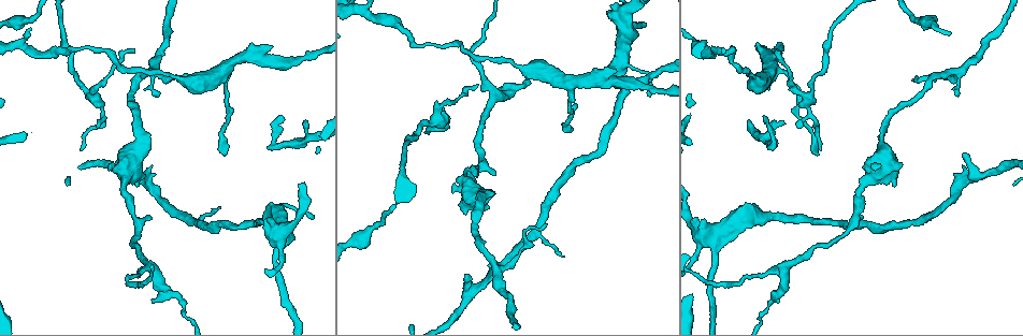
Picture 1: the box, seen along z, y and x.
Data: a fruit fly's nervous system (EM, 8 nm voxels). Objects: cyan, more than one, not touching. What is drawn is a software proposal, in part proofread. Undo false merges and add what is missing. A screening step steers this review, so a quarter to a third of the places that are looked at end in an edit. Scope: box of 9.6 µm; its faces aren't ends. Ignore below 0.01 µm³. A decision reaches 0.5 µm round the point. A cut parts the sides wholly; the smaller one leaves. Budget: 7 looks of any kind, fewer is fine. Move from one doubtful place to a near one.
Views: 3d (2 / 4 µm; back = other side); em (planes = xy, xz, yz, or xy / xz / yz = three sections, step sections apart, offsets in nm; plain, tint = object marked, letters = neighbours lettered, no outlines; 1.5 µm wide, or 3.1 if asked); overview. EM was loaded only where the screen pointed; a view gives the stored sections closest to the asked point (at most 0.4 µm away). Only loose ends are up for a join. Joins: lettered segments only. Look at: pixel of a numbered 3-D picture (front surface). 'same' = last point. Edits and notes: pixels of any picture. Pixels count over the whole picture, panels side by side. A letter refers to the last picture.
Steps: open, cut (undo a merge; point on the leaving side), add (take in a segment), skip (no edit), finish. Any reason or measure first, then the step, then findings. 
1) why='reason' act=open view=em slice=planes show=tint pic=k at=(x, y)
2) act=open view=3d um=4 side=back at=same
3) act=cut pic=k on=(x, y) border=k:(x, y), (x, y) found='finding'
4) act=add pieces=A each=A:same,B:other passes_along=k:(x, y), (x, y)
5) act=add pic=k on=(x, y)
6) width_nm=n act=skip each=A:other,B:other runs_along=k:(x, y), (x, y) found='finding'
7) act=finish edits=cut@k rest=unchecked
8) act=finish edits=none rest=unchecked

why='an open end' act=open view=em slice=planes show=letters pic=1 at=(82, 148)

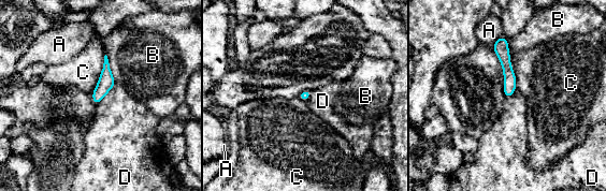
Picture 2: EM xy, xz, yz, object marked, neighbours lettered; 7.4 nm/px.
act=skip each=A:other,B:other,C:other,D:other border=2:(115, 83), (97, 105) found='none of them fits'

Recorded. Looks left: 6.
why='thick turns thin' act=open view=3d um=2 side=back pic=1 at=(57, 53)

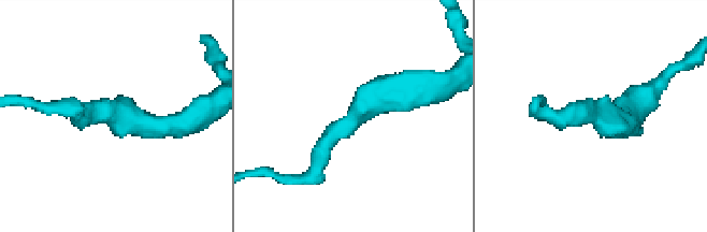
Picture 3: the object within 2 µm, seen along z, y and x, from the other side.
why='now the EM' act=open view=em slice=planes show=tint pic=3 at=(348, 124)

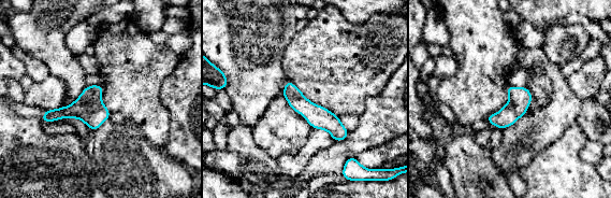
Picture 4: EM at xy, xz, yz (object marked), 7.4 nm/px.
act=open view=em slice=planes show=letters at=same

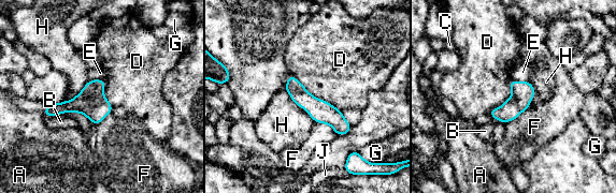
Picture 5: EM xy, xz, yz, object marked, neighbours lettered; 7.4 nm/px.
act=skip each=A:other,B:other,C:other,D:other,E:other,F:other,G:other,H:other,J:other border=5:(291, 74), (313, 95), (341, 112) found='continuous, no second cell'

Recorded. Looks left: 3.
why='abrupt turn' act=open view=3d um=4 pic=1 at=(743, 281)

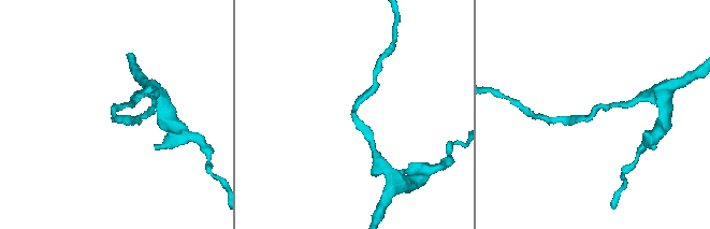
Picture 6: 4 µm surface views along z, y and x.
why='shape alone is not enough' act=open view=em slice=planes show=letters pic=6 at=(593, 116)

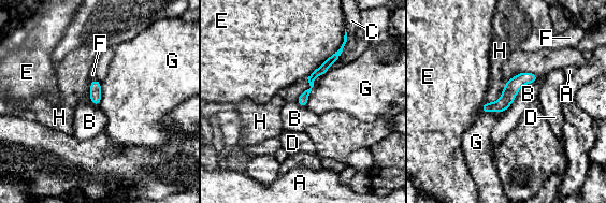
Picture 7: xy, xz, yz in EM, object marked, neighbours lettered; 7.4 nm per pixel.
width_nm=80 longest_contact=E:400nm act=skip each=A:other,B:other,C:other,D:other,E:other,F:other,G:other,H:other found='all the same cell'

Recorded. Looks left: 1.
act=finish edits=none rest=unchecked

